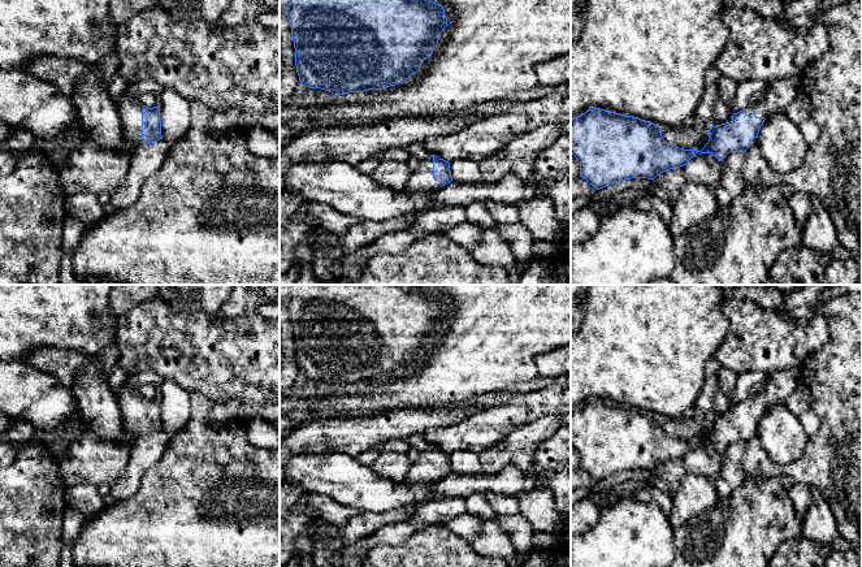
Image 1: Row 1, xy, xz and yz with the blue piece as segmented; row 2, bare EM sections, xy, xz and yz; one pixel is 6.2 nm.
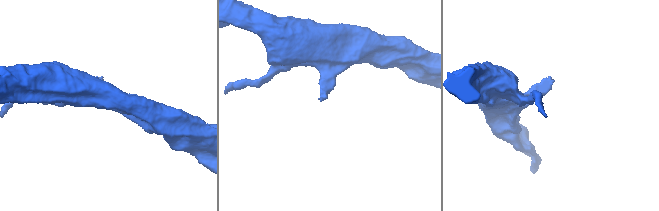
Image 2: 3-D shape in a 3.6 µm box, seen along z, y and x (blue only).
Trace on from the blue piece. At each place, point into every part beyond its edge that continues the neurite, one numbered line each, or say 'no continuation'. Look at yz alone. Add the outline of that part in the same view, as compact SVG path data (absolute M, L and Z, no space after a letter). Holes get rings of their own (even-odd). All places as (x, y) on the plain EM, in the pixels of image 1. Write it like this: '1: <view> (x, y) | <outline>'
1: yz (779, 384) | M792 367L785 371L768 372L767 378L761 384L762 389L745 399L745 404L751 406L754 403L757 408L767 410L796 391L801 384L800 368Z

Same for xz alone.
1: xz (421, 472) | M433 446L423 453L420 458L413 462L406 475L404 482L408 486L415 485L433 485L439 480L439 473L433 469Z

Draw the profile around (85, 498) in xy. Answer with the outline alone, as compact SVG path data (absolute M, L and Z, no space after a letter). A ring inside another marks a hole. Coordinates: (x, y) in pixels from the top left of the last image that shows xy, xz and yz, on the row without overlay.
M79 484L65 488L65 505L91 518L105 507L105 501L99 495L98 486L92 484Z

